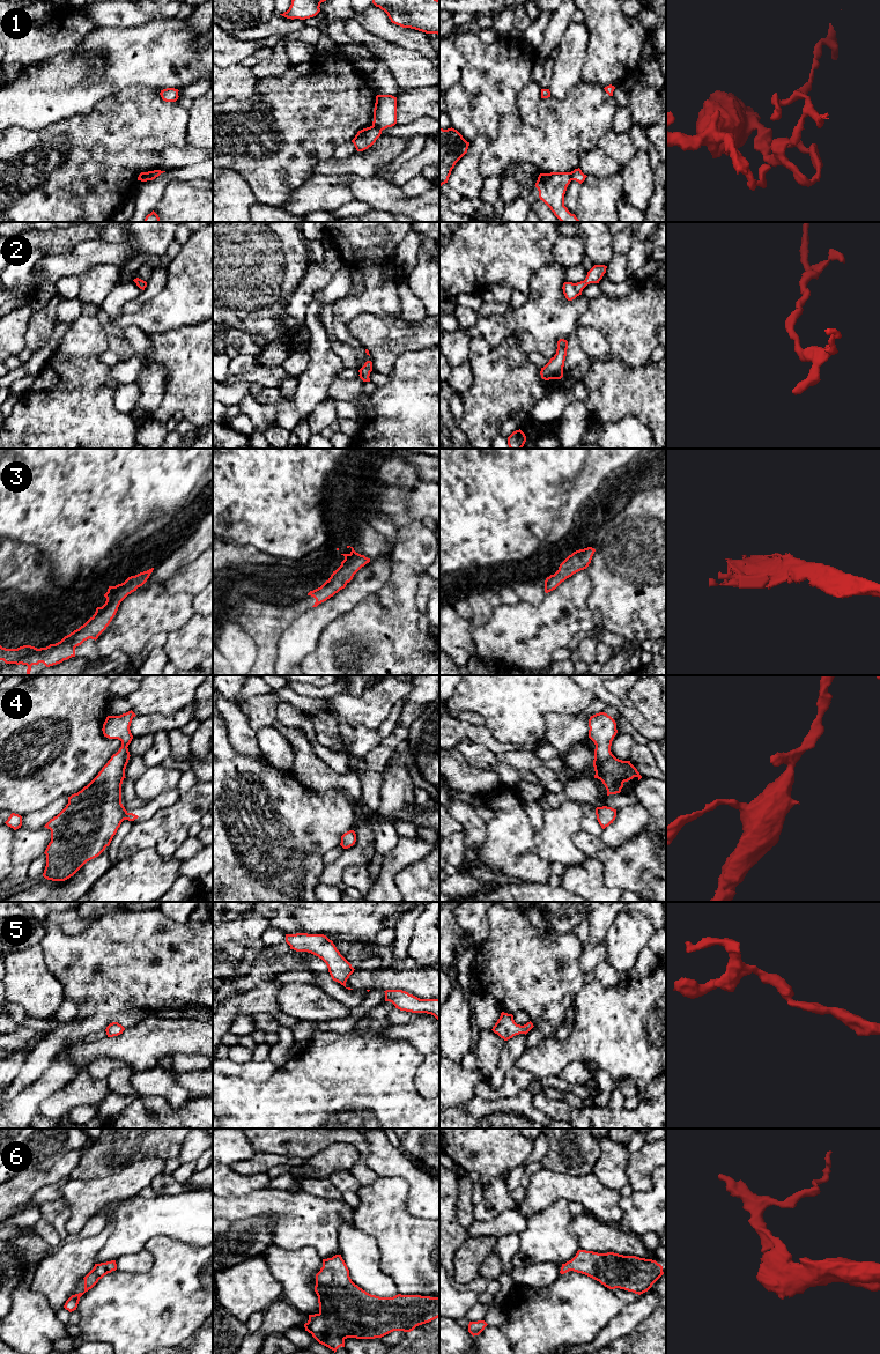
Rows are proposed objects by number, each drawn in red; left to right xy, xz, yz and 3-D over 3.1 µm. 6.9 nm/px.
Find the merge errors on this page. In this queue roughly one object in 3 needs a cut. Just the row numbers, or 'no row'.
1

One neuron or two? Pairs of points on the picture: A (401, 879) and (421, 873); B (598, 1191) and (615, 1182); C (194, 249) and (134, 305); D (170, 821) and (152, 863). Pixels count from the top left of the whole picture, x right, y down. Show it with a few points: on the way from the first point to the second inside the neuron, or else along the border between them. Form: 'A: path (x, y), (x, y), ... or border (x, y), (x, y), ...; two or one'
A: path (406, 879), (416, 878); one
B: border (592, 1171), (606, 1186), (619, 1191); two
C: border (165, 265), (167, 281), (152, 297); two
D: border (174, 856), (142, 849), (130, 857); two

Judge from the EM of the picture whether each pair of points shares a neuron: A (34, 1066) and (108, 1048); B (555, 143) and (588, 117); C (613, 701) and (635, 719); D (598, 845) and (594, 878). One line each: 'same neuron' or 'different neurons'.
A: different neurons
B: same neuron
C: same neuron
D: different neurons

